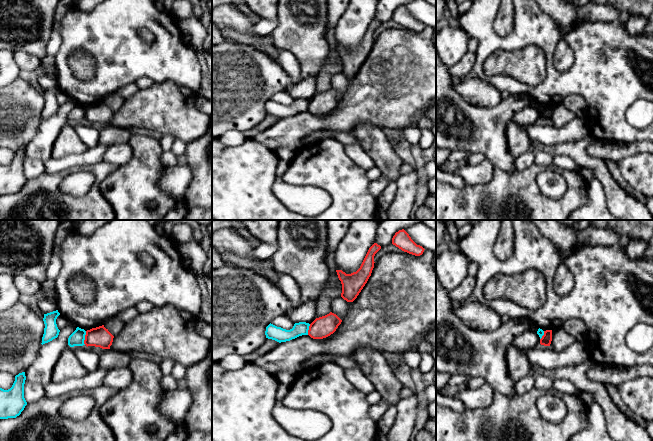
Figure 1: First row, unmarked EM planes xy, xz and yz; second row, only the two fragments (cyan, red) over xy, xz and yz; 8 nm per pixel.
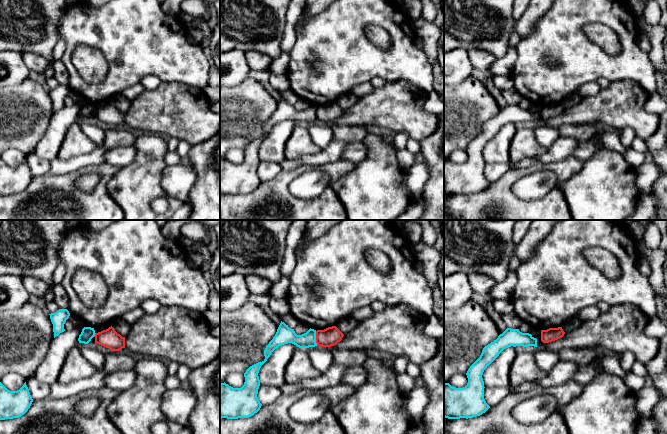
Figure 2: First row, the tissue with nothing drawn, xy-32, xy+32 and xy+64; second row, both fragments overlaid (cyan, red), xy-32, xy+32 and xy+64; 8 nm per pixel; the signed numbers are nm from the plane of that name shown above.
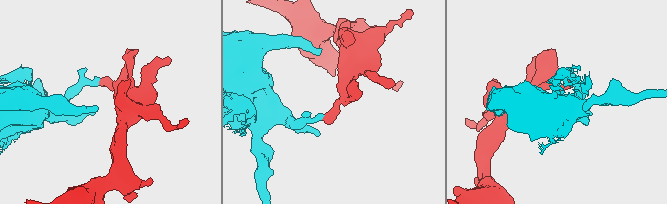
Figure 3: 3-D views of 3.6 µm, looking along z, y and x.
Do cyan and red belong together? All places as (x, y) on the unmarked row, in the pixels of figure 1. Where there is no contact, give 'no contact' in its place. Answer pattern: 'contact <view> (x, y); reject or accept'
contact xy (84, 114); reject

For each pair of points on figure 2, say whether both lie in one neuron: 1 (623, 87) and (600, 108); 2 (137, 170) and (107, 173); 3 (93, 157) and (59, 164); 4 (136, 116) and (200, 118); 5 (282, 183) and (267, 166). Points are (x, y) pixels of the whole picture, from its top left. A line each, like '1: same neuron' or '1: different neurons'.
1: same neuron
2: different neurons
3: same neuron
4: same neuron
5: different neurons

